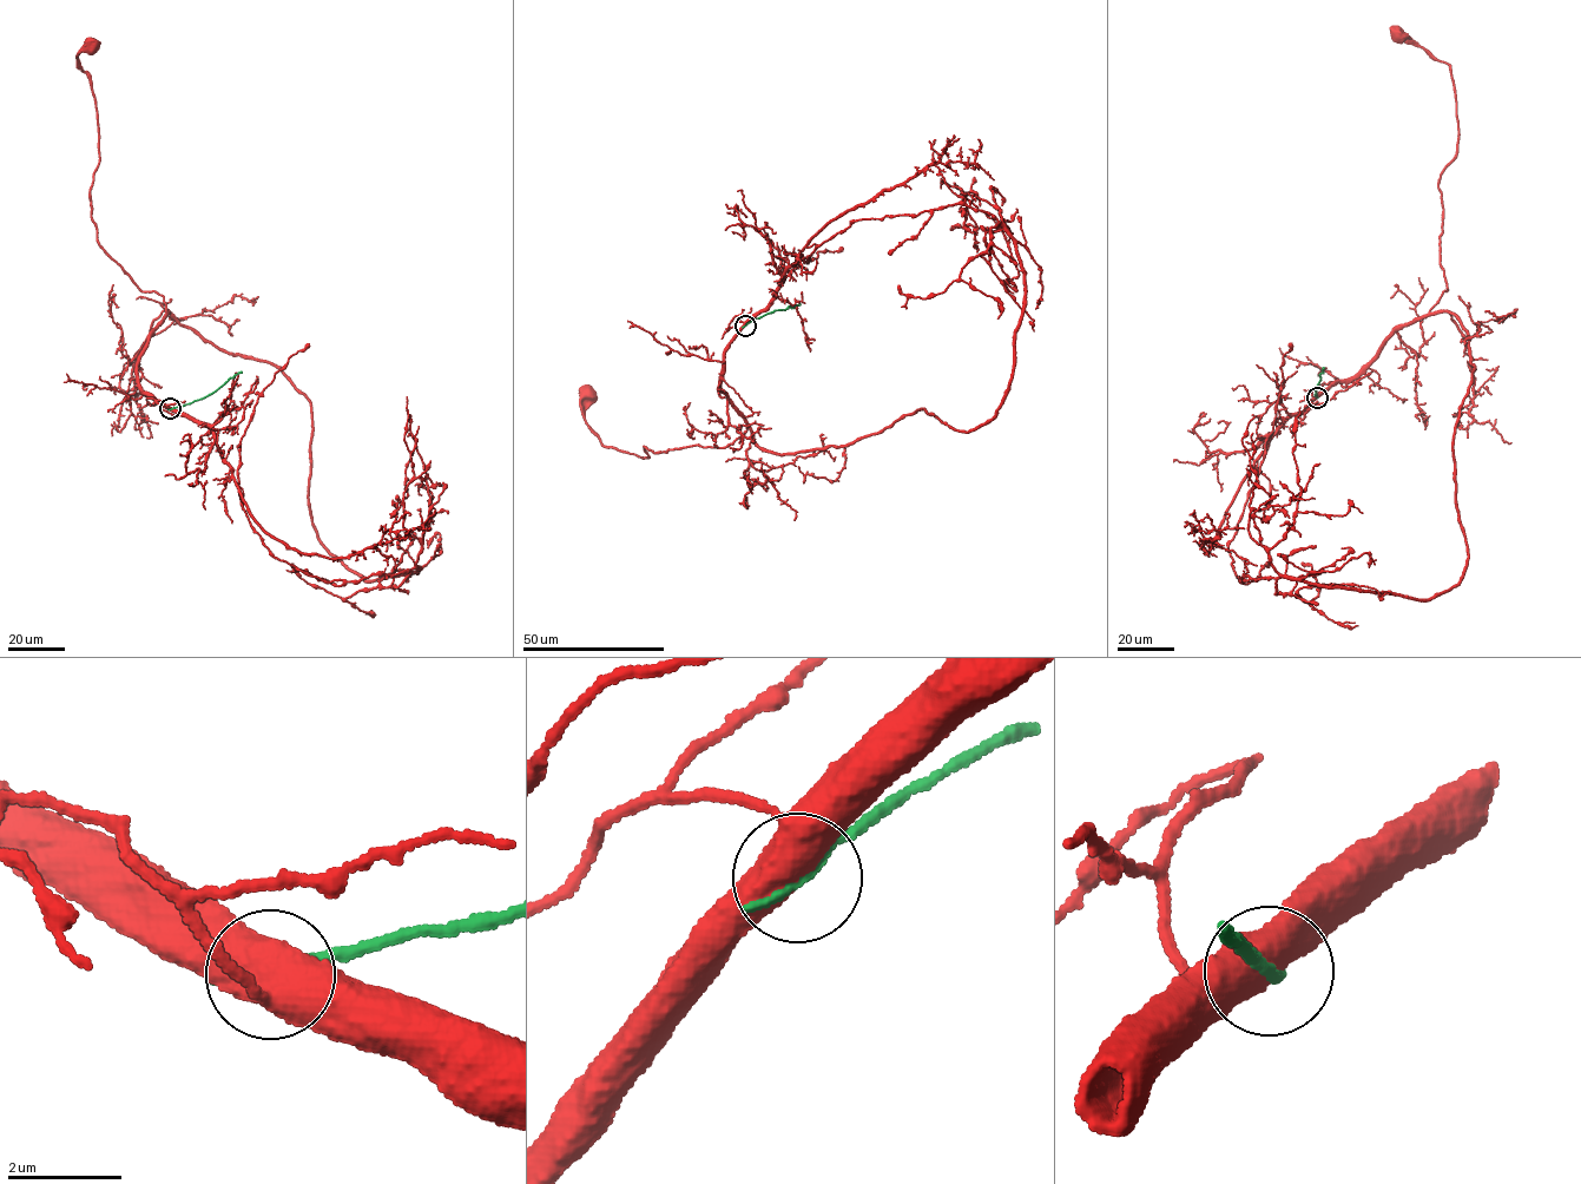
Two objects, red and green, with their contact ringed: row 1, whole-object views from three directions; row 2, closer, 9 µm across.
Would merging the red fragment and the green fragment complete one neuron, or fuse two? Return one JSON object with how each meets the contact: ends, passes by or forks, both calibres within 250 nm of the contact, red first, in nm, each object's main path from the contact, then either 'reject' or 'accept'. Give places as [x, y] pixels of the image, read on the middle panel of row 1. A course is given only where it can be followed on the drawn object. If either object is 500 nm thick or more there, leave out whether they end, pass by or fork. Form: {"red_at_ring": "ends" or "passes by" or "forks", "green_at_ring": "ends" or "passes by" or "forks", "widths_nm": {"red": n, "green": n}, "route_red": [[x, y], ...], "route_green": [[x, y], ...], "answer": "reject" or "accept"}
{"widths_nm": {"red": 650, "green": 220}, "route_red": [[744, 326], [718, 385], [746, 431], [725, 447], [643, 446], [645, 458], [607, 447], [585, 421], [588, 393]], "route_green": [[744, 326], [765, 314], [799, 304]], "answer": "reject"}

